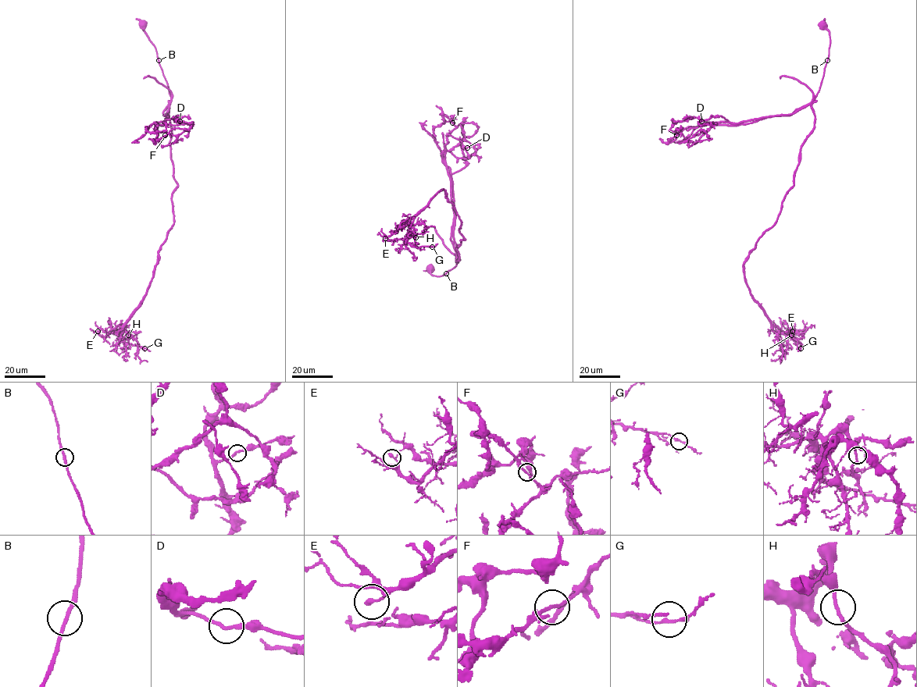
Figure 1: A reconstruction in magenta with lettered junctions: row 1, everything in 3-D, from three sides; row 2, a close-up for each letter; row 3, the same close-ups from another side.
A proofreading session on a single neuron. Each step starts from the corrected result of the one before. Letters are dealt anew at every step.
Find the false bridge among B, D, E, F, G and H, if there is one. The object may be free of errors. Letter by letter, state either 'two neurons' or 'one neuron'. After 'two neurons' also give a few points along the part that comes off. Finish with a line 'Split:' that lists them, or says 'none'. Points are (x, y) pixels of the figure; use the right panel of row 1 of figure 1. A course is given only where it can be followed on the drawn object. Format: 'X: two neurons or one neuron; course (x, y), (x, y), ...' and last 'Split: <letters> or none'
B: one neuron
D: one neuron
E: one neuron
F: two neurons; course (677, 135), (669, 140), (672, 141), (687, 126), (792, 114), (810, 102), (812, 92), (804, 84), (779, 78)
G: one neuron
H: one neuron
Split: F

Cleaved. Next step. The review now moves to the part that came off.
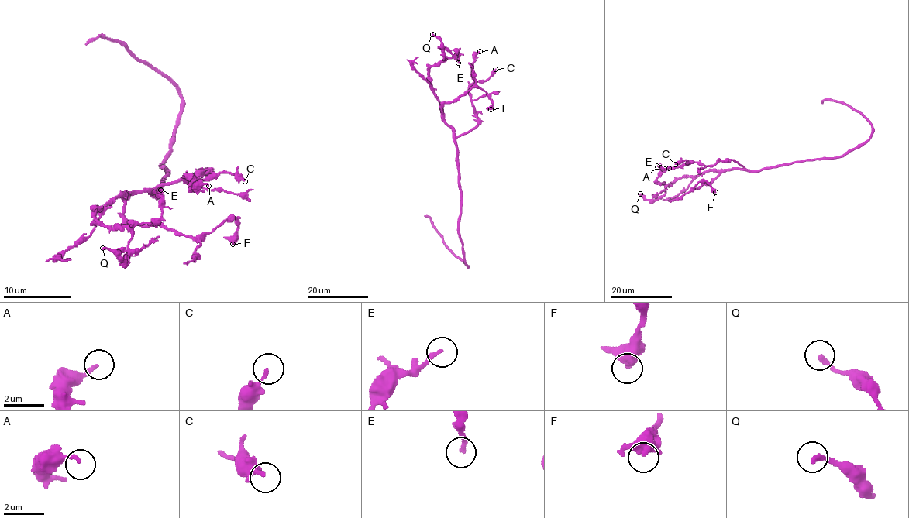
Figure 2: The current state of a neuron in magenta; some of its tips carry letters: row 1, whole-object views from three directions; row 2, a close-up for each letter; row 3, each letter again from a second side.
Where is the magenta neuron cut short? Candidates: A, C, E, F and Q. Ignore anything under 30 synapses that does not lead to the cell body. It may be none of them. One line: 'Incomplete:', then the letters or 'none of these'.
Incomplete: none of these

